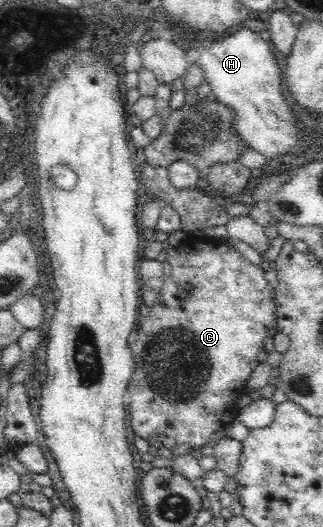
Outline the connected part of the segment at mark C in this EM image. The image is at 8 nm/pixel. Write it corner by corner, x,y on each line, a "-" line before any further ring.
189,236
180,247
168,249
167,260
162,262
162,265
164,268
164,281
158,299
150,306
148,316
139,318
134,338
128,342
132,361
134,361
134,369
127,387
128,411
132,418
130,419
130,428
132,428
135,436
142,438
148,445
154,446
158,450
166,448
172,452
175,447
188,446
188,448
200,452
202,447
210,443
212,437
217,433
194,433
194,429
196,429
194,417
198,417
198,419
202,417
204,427
212,429
206,423
206,419
210,417
210,411
216,411
218,405
222,405
226,401
230,401
234,406
237,397
244,395
246,381
248,381
248,377
251,376
254,368
259,364
257,355
263,349
264,339
279,332
277,315
275,314
274,294
271,294
270,287
264,280
264,271
259,266
253,266
244,260
244,256
235,250
234,246
229,246
216,239
198,239

